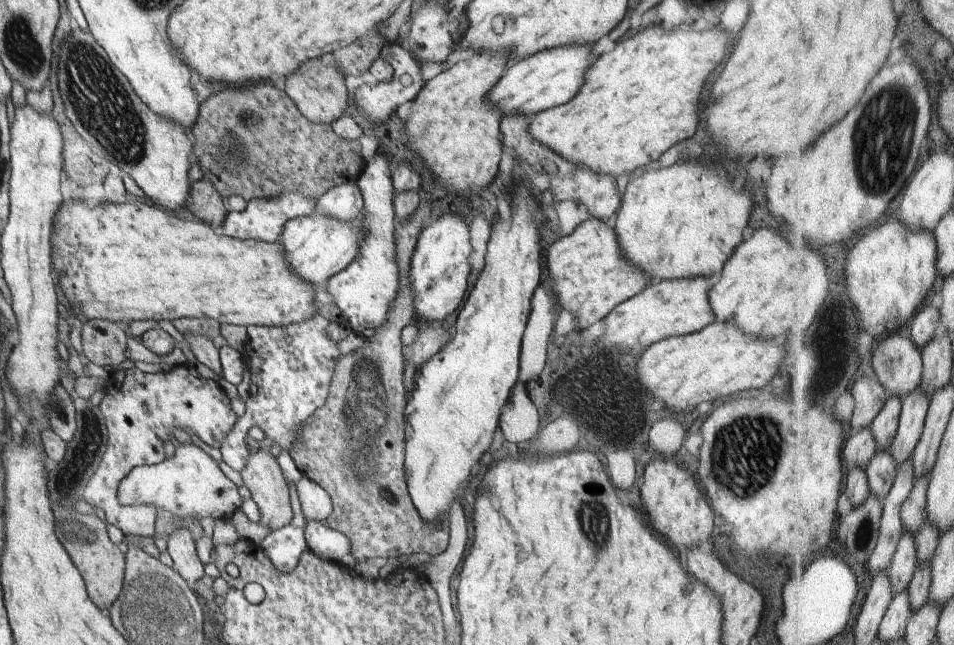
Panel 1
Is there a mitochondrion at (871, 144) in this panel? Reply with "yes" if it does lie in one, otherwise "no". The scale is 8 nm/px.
yes

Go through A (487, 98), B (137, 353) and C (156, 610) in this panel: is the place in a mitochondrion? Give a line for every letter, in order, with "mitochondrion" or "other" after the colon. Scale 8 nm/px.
A: other
B: other
C: mitochondrion

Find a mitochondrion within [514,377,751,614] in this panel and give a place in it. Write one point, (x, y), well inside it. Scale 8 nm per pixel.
(591, 520)

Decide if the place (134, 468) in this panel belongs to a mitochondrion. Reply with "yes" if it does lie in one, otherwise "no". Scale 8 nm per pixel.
no

